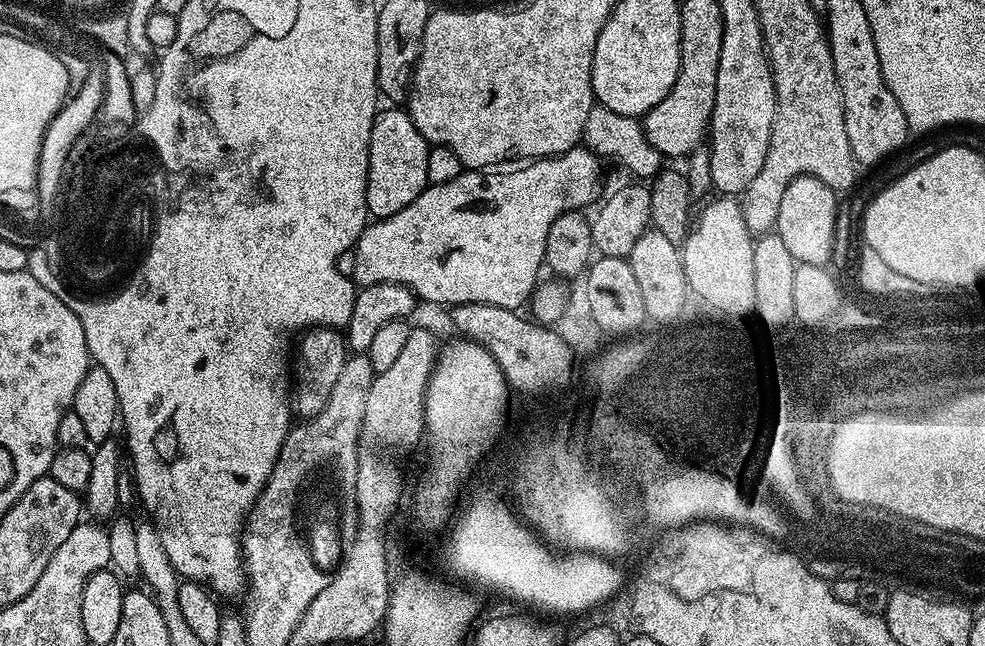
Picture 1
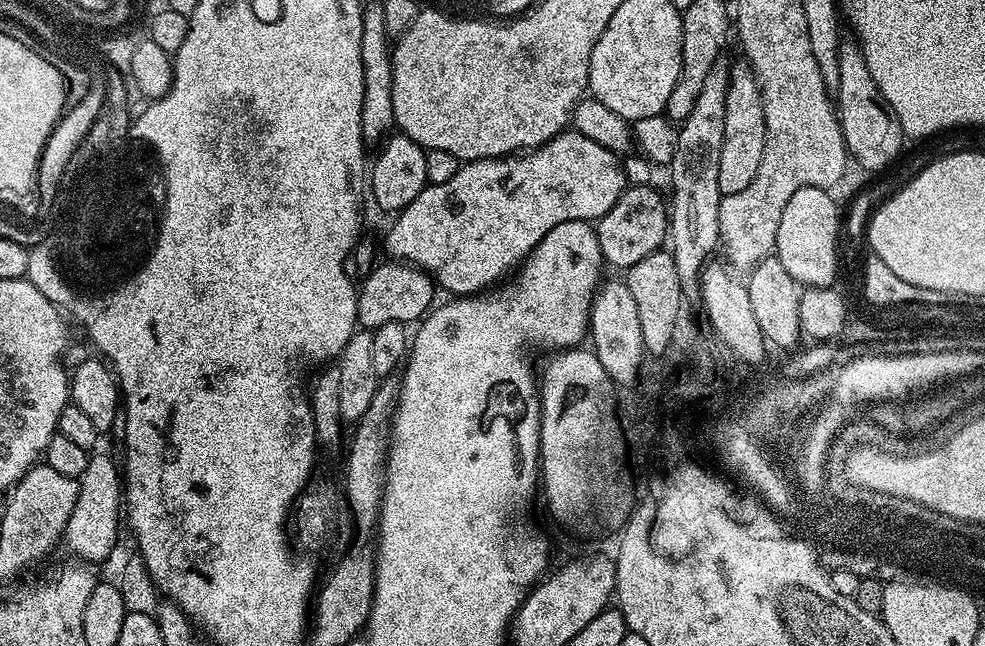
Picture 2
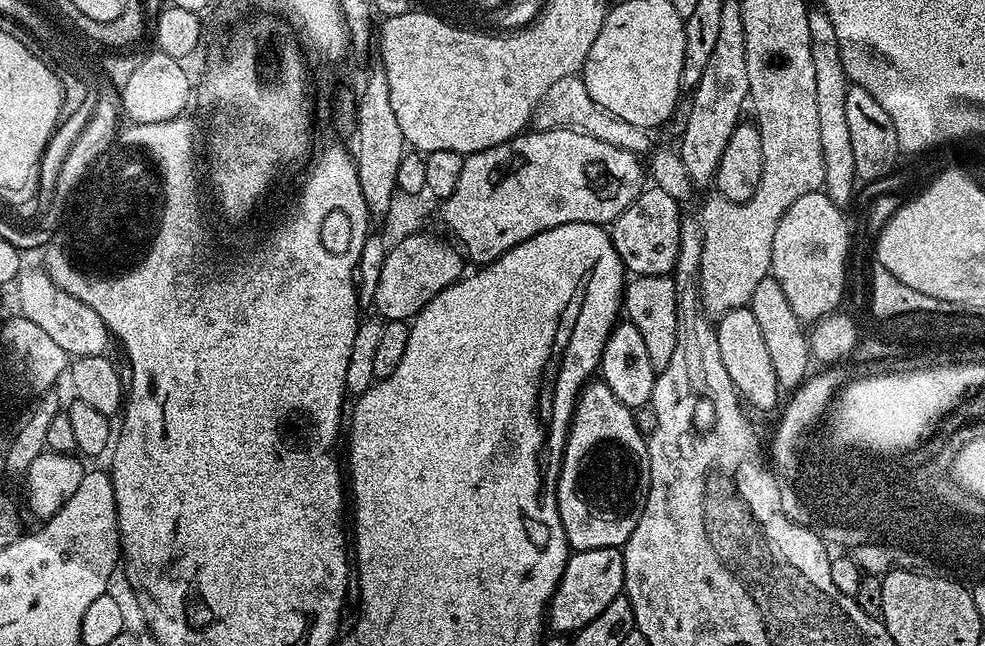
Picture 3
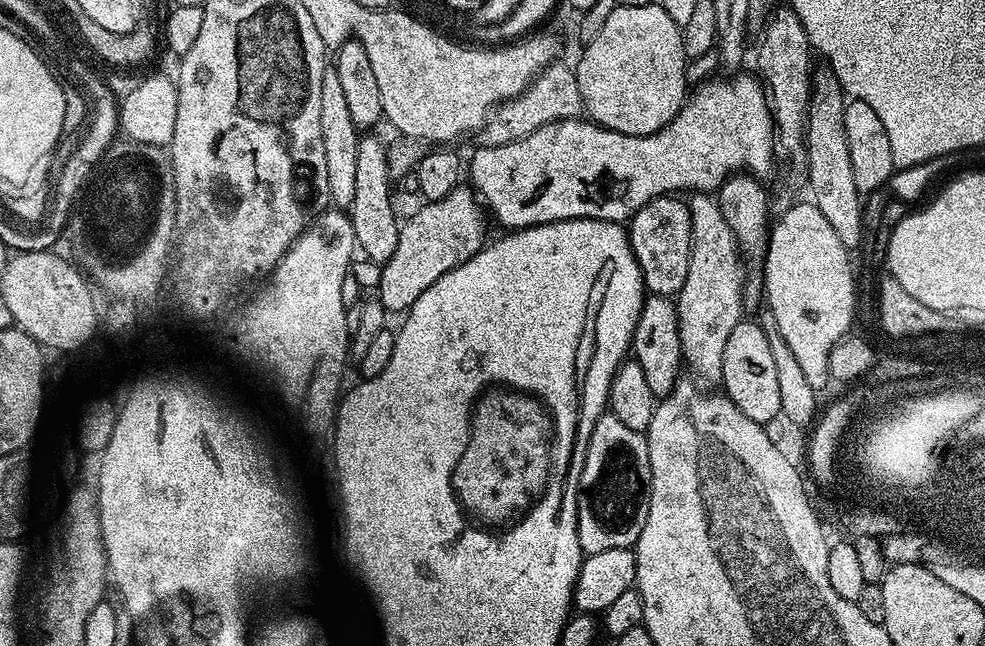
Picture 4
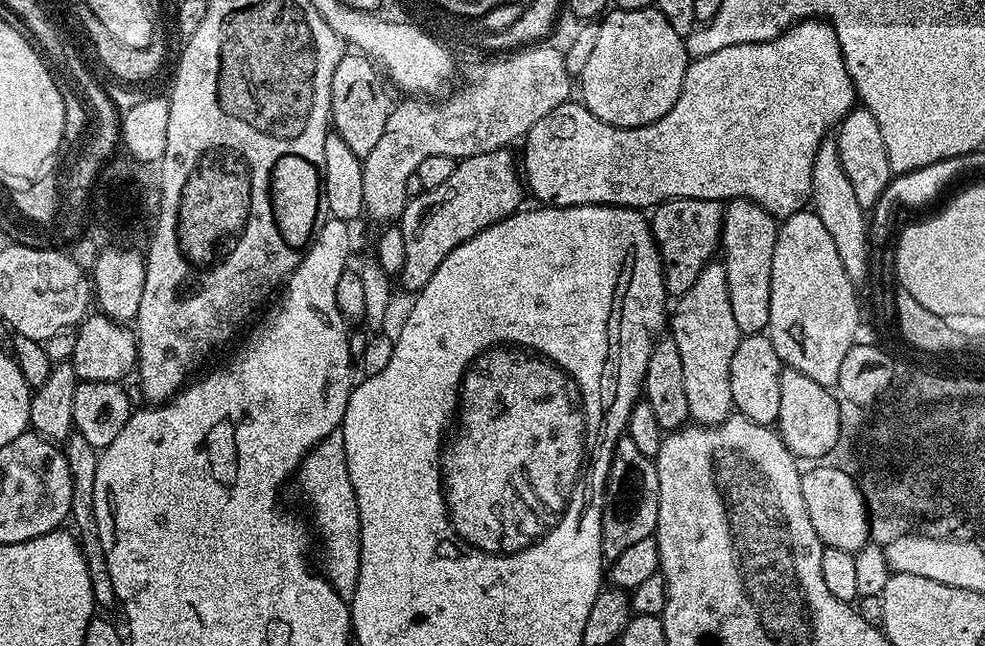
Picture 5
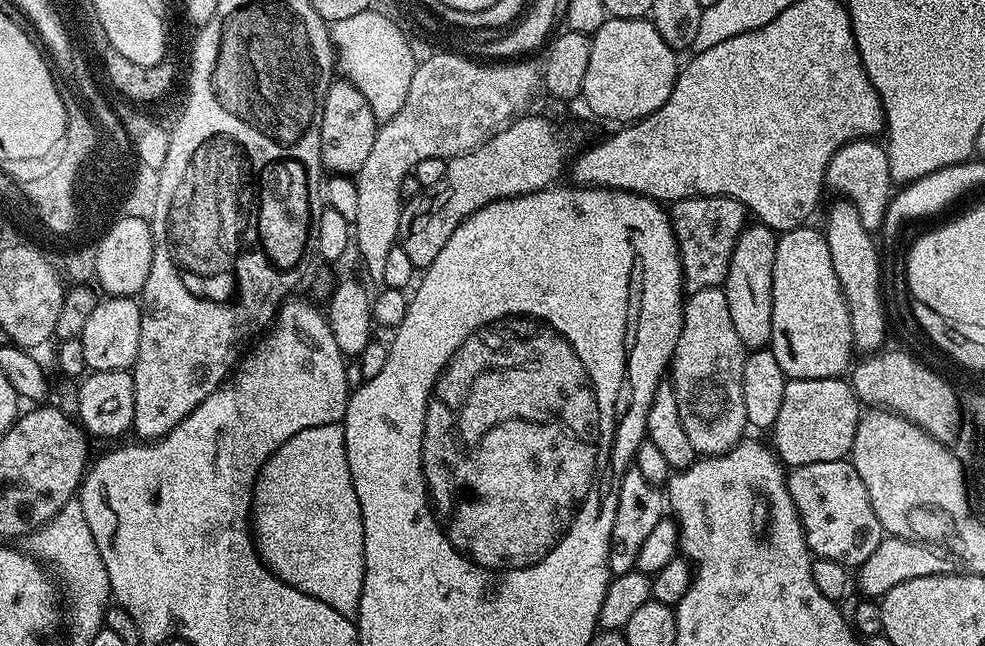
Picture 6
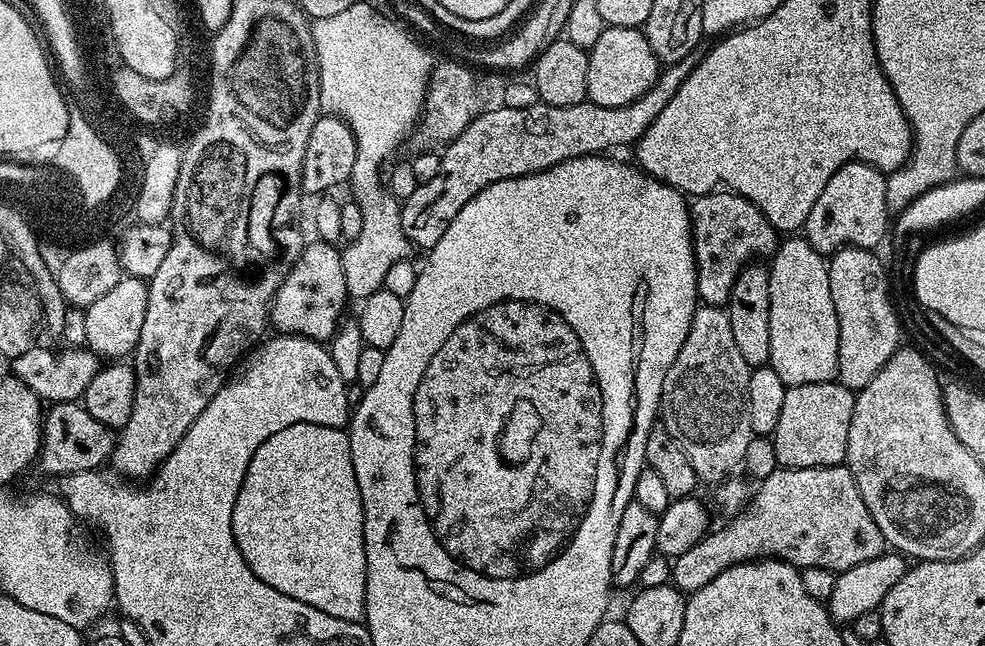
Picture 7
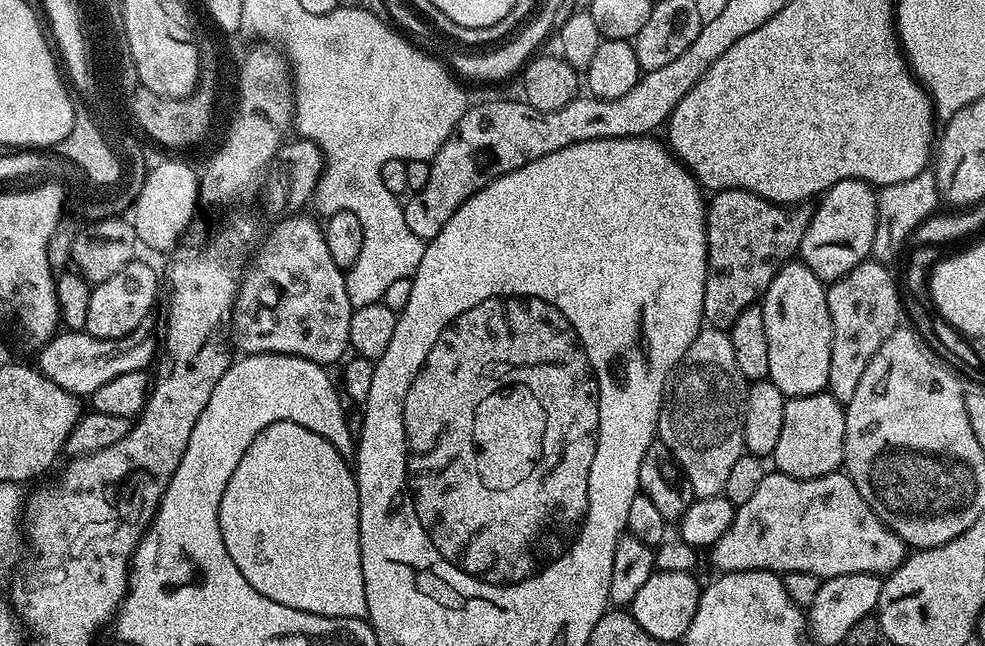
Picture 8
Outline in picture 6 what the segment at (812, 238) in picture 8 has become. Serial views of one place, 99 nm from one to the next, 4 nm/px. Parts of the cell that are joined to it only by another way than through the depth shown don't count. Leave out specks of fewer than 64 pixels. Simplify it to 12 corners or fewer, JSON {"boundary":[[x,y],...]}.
{"boundary":[[872,138],[830,158],[826,184],[881,231],[894,195],[888,154]]}

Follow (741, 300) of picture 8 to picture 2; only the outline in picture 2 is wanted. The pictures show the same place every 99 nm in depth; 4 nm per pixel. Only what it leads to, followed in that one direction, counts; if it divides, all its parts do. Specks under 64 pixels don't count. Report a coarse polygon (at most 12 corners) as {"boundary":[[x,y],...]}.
{"boundary":[[625,187],[595,221],[605,265],[627,270],[669,239],[669,205]]}

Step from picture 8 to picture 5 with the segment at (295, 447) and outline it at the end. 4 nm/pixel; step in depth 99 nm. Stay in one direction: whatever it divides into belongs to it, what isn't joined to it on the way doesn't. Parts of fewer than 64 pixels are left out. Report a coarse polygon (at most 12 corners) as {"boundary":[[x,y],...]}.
{"boundary":[[339,429],[308,452],[296,479],[340,596],[357,588],[357,499]]}

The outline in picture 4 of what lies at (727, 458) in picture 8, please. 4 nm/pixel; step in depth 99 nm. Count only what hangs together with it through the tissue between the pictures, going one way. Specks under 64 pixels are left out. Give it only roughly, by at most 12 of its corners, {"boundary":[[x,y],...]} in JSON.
{"boundary":[[687,201],[690,270],[674,303],[687,371],[723,381],[746,268],[719,203]]}

